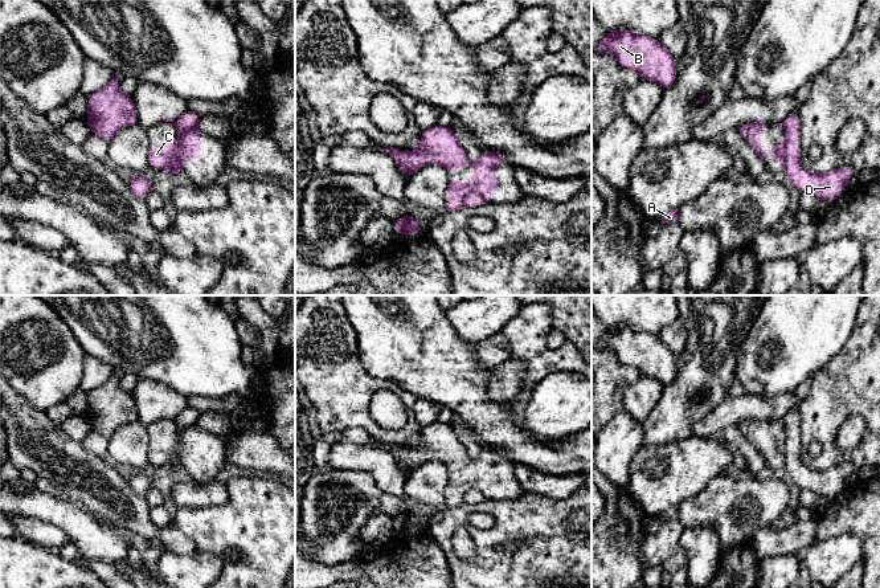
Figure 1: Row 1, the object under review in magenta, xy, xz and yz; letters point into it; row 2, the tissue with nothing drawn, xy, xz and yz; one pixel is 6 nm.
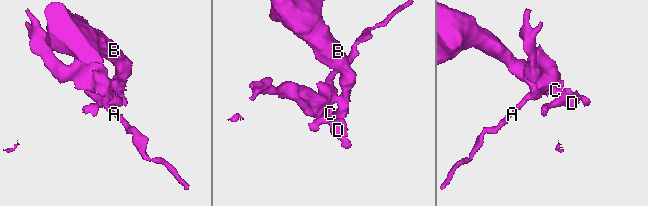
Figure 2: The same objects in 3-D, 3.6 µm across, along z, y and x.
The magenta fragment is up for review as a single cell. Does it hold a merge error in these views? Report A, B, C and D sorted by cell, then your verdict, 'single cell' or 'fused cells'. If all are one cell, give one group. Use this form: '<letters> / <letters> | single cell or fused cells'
A B C / D | fused cells

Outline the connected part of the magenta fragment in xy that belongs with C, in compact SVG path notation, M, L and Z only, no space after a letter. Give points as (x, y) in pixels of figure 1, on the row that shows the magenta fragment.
M195 127L192 130L184 131L179 135L179 143L173 147L168 144L150 144L148 150L148 166L154 170L167 170L175 152L179 152L180 172L184 170L184 163L187 160L197 160L200 158L200 151L204 146L200 143L200 131Z

